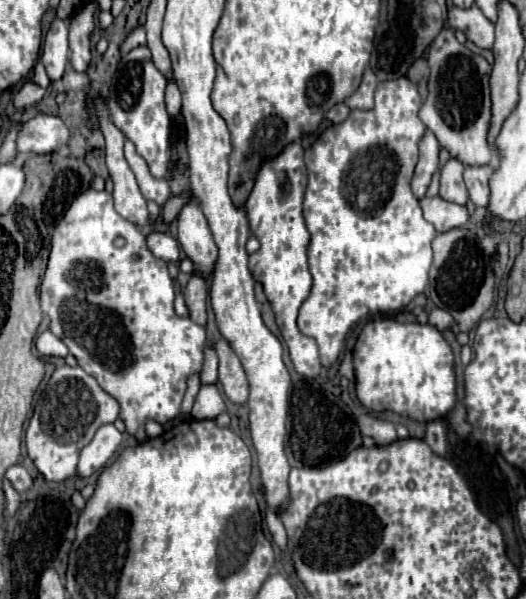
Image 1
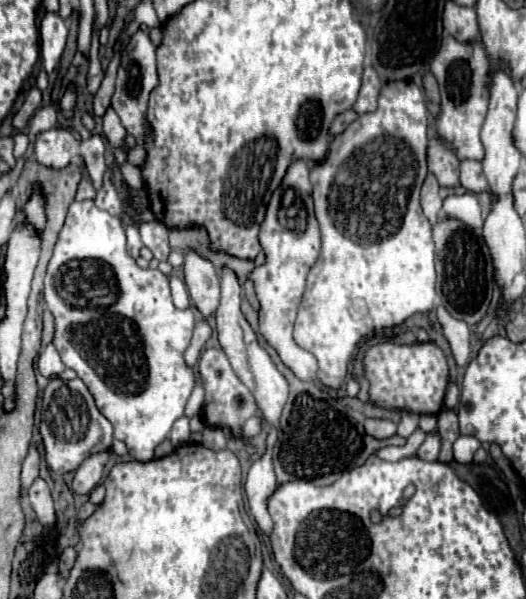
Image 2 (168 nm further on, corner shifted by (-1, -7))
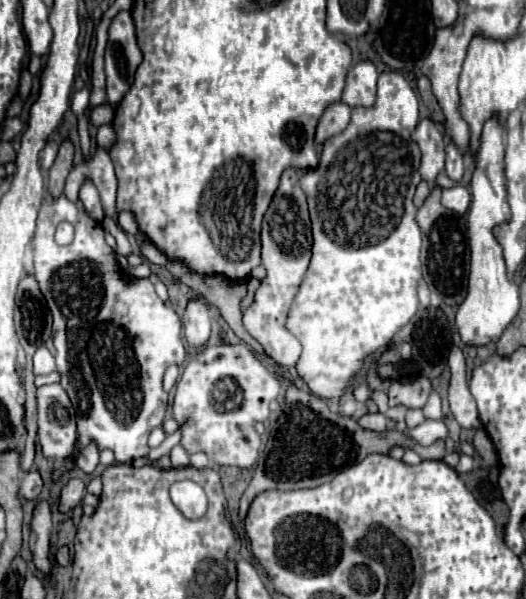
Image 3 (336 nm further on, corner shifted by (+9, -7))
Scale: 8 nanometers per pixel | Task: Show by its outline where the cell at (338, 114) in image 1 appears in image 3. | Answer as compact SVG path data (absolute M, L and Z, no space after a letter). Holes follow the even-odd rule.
M337 102L337 104L331 104L321 120L319 120L319 126L317 126L317 134L315 134L315 140L317 142L325 142L329 136L335 136L339 134L341 130L345 130L345 126L349 124L351 120L351 108L343 102Z

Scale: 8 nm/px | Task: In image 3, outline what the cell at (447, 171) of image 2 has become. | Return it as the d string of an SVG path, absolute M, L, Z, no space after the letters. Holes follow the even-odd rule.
M421 120L413 132L413 140L421 148L421 178L433 184L445 168L445 136L431 120Z

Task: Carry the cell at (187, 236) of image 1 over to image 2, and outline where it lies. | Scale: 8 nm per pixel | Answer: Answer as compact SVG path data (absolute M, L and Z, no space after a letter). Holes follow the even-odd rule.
M189 250L185 252L183 268L191 304L203 318L209 318L219 308L219 274L215 266Z

